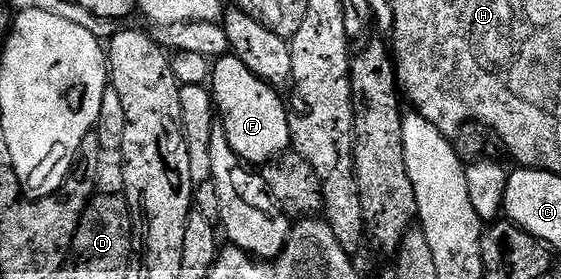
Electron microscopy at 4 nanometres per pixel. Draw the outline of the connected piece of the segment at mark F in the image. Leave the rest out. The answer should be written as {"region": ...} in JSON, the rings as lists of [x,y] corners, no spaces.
{"region":[[[233,52],[226,53],[213,63],[210,71],[208,89],[214,96],[214,108],[220,119],[221,129],[225,130],[228,142],[232,144],[232,150],[240,160],[254,168],[262,168],[281,158],[283,154],[291,149],[292,139],[290,128],[292,125],[291,115],[286,115],[286,106],[277,89],[256,75],[248,65],[244,64]]]}

